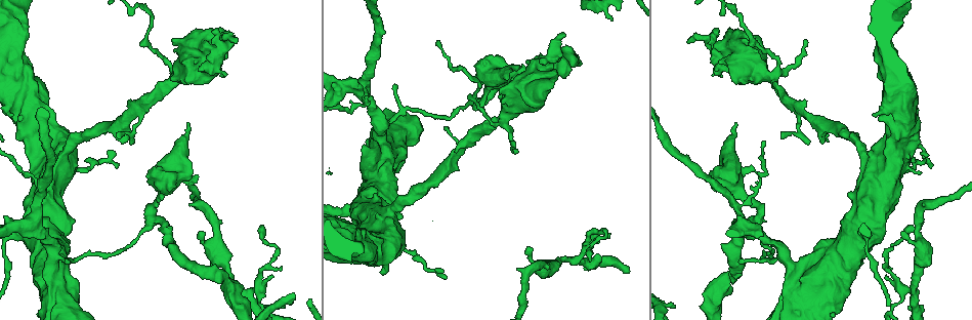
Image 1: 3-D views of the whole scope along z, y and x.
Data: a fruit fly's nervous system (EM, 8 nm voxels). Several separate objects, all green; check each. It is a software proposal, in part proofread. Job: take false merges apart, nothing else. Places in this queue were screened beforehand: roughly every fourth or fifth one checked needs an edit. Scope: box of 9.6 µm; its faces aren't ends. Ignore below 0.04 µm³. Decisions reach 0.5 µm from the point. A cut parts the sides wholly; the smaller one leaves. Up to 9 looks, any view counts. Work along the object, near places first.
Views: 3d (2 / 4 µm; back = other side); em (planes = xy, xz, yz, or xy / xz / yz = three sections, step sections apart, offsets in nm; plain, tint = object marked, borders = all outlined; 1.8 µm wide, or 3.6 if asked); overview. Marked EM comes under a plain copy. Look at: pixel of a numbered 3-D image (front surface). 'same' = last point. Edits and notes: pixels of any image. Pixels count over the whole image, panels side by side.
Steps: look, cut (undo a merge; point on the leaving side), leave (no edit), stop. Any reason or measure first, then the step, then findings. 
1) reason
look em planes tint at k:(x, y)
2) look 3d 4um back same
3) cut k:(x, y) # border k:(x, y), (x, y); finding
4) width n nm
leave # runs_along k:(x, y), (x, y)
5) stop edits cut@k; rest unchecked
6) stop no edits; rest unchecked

a narrow waist
look 3d 4um at 1:(349, 213)

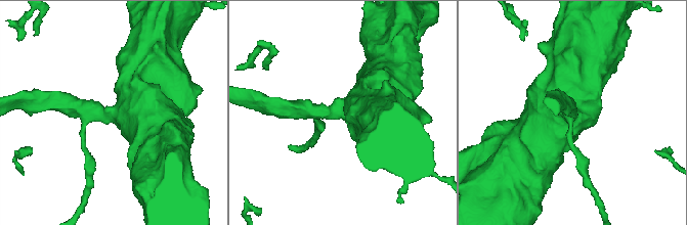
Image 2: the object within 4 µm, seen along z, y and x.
need the tissue
look em planes tint at 2:(112, 114)

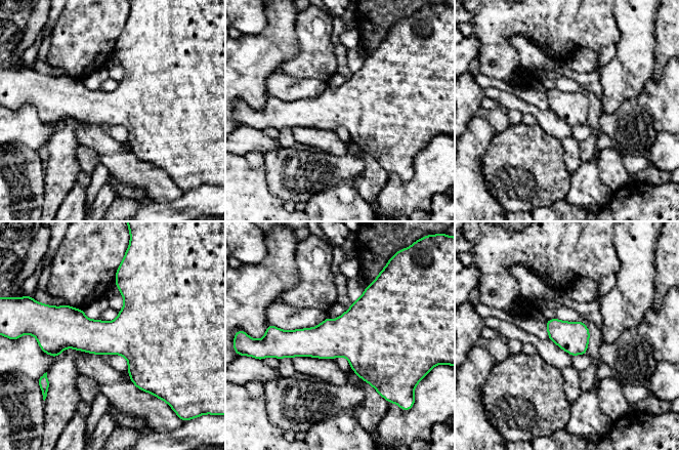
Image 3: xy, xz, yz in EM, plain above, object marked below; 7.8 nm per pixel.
leave # all the same cell

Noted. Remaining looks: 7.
sharp bend
look em yz step 8 tint at 1:(359, 93)

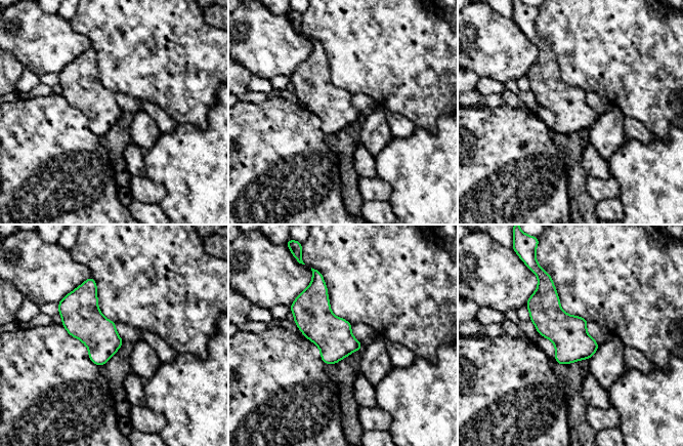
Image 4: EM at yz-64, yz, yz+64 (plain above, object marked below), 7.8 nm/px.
cut it another way
look em planes tint same

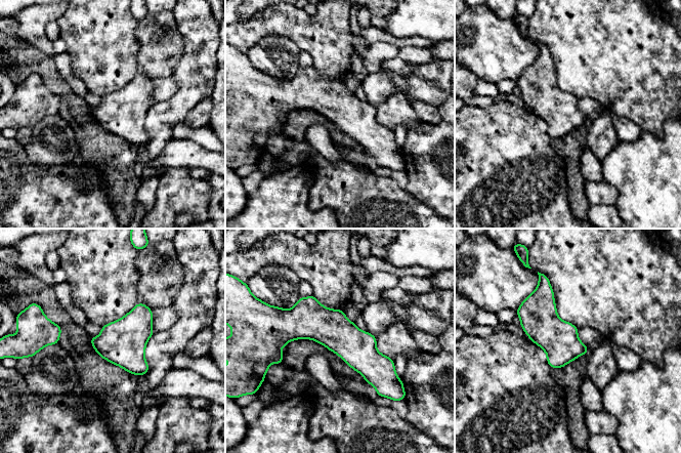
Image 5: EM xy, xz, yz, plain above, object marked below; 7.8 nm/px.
leave # runs_along 5:(279, 338), (334, 330), (392, 375); continuous, no second cell

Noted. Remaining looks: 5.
sharp bend
look 3d 4um at 1:(759, 221)

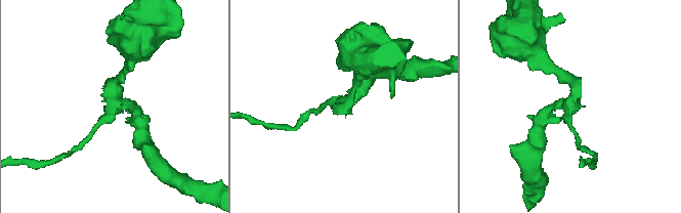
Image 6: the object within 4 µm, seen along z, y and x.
arms 3; shape alone is not enough
look em yz step 8 tint at 6:(118, 104)

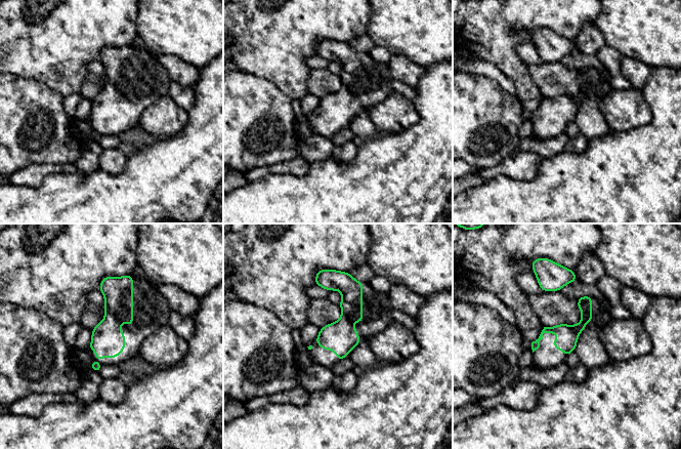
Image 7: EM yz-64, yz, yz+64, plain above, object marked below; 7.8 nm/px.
look em planes tint same

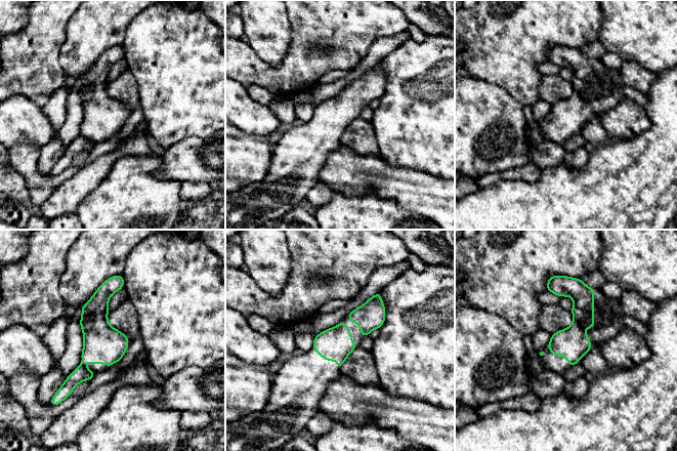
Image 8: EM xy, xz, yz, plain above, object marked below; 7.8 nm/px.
cut 8:(102, 344) # border 8:(81, 364), (85, 366); a second cell is stuck on

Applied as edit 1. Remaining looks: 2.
stop edits cut@8; rest unchecked

